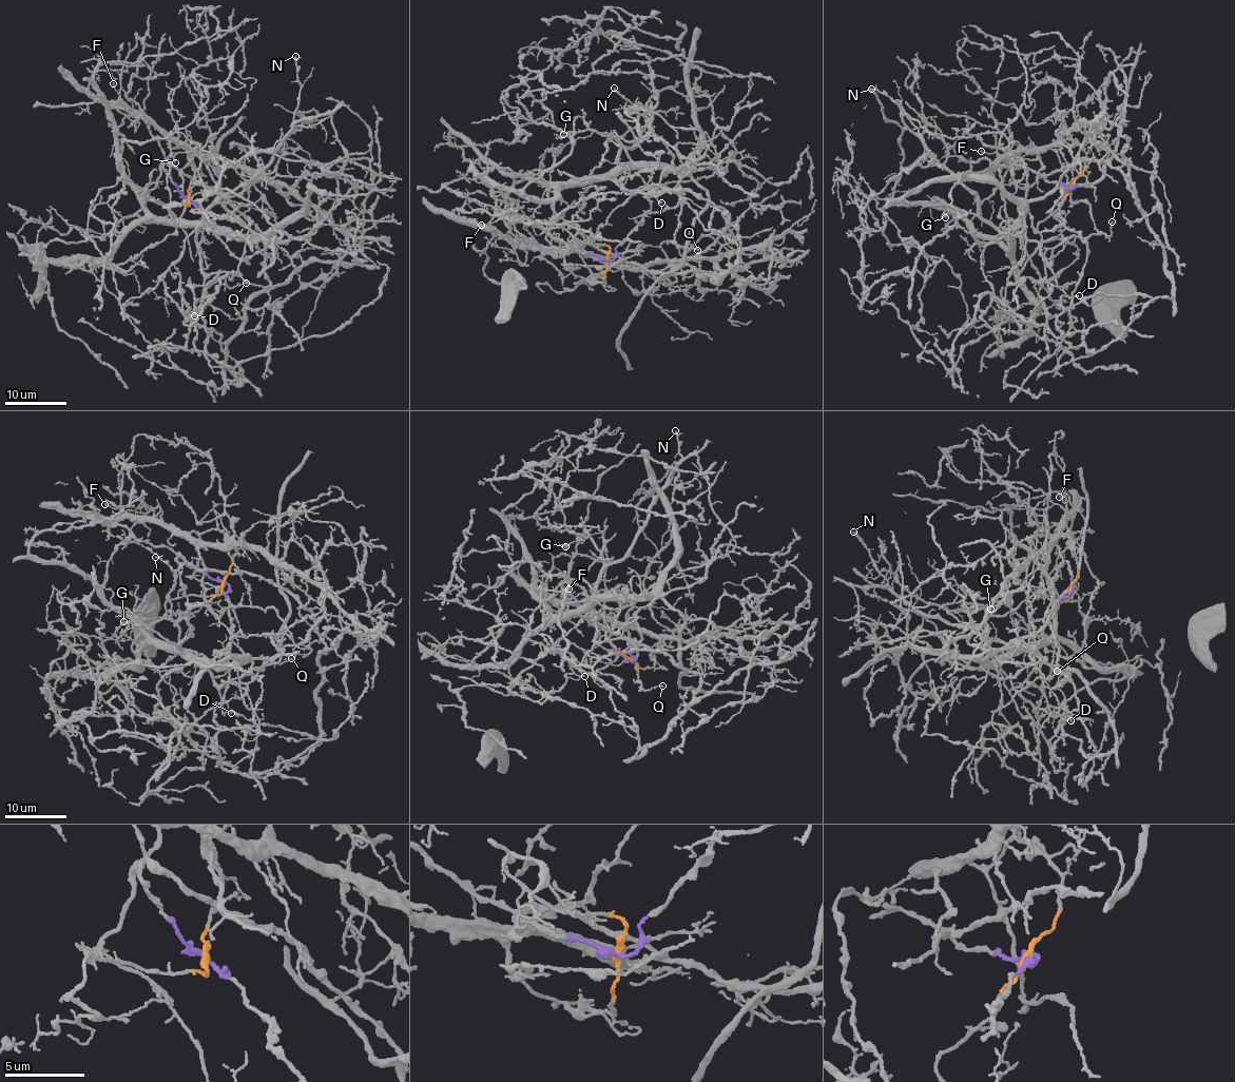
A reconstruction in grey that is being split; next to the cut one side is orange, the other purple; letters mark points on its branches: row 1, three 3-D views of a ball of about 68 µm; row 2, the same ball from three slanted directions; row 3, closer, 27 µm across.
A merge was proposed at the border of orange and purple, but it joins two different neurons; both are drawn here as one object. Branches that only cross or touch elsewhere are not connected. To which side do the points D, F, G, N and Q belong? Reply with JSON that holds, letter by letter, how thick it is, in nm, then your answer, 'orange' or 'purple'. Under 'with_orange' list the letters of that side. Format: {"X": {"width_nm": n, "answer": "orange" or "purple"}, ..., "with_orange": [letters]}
{"D": {"width_nm": 150, "answer": "orange"}, "F": {"width_nm": 140, "answer": "purple"}, "G": {"width_nm": 130, "answer": "orange"}, "N": {"width_nm": 140, "answer": "orange"}, "Q": {"width_nm": 140, "answer": "orange"}, "with_orange": ["D", "G", "N", "Q"]}

